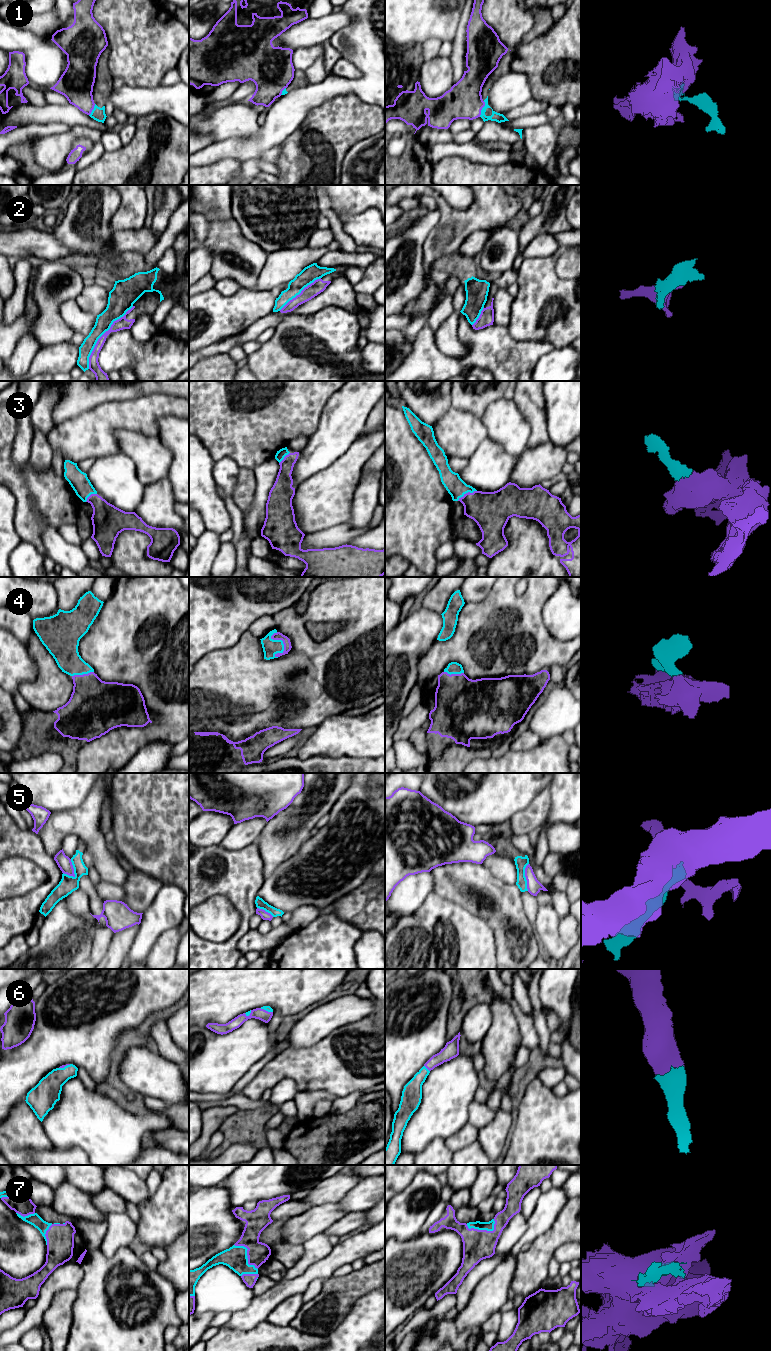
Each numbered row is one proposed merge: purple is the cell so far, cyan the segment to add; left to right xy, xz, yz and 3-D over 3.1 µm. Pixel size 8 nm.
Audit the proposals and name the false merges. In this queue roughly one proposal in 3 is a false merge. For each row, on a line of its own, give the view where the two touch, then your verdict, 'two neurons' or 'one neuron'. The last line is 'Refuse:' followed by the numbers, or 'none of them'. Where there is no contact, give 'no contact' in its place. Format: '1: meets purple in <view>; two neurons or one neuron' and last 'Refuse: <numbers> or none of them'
1: meets purple in yz; two neurons
2: meets purple in xy; two neurons
3: meets purple in yz; one neuron
4: meets purple in xz; one neuron
5: meets purple in xy; two neurons
6: meets purple in yz; one neuron
7: meets purple in yz; one neuron
Refuse: 1, 2, 5

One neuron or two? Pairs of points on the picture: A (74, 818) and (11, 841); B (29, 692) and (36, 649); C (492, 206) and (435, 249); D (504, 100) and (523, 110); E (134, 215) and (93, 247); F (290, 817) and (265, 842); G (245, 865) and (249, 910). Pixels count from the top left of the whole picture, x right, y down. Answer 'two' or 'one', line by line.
A: two
B: one
C: one
D: two
E: two
F: one
G: one

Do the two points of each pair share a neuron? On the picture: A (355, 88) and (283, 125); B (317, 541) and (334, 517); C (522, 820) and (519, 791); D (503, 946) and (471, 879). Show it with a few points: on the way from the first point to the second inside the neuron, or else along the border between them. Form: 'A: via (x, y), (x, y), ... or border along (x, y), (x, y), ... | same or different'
A: via (337, 87), (330, 87), (315, 93), (301, 107) | same
B: border along (346, 522), (305, 535) | different
C: border along (538, 794), (509, 821) | different
D: via (503, 928), (502, 908), (496, 899), (489, 894) | same

